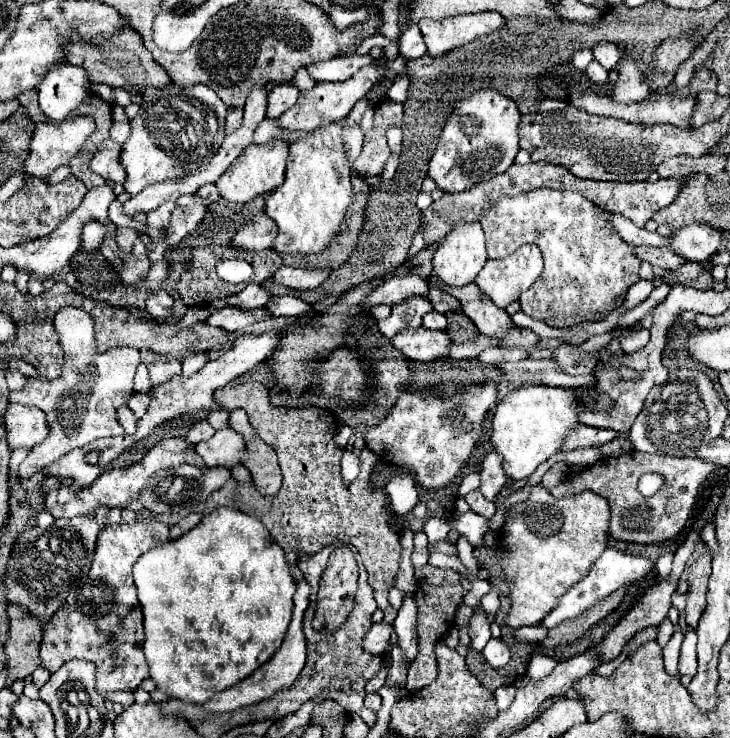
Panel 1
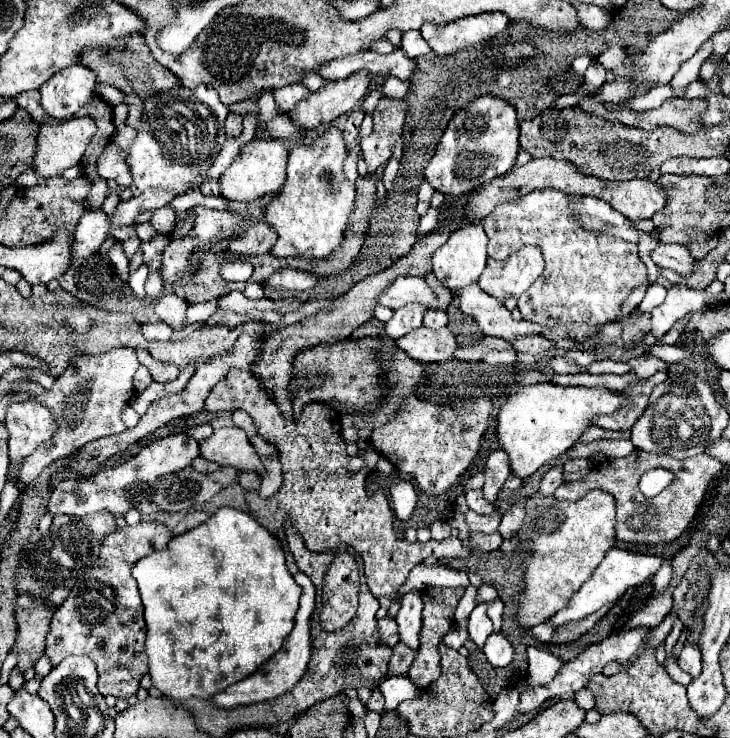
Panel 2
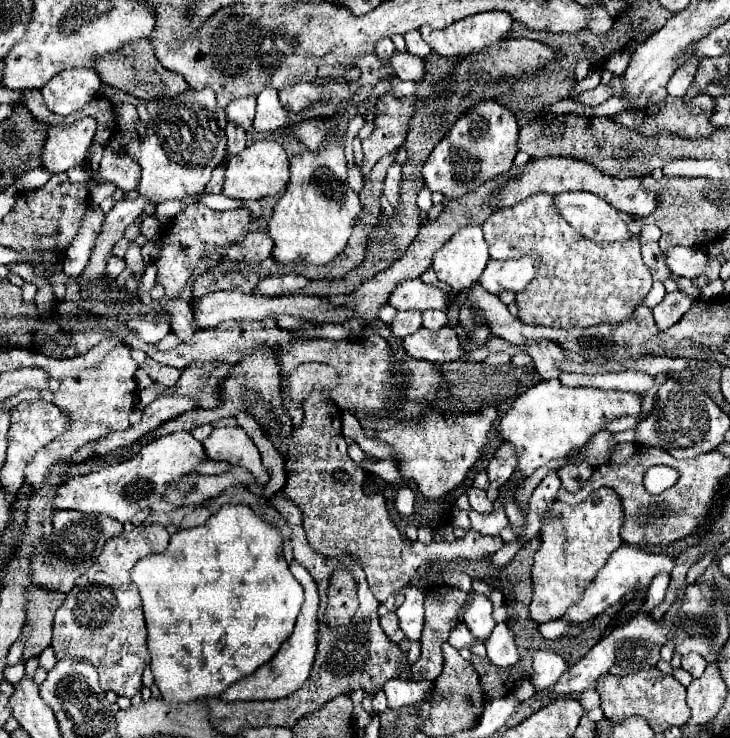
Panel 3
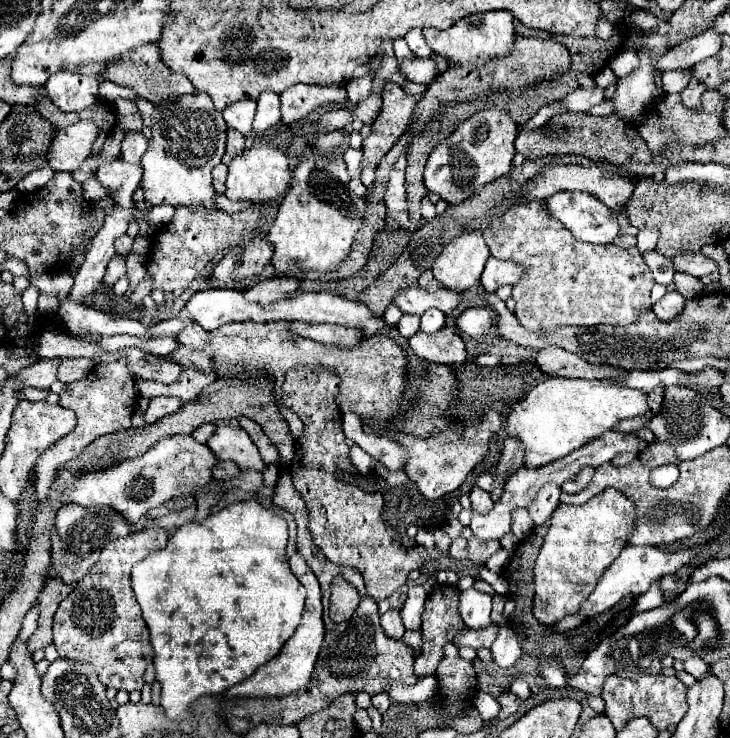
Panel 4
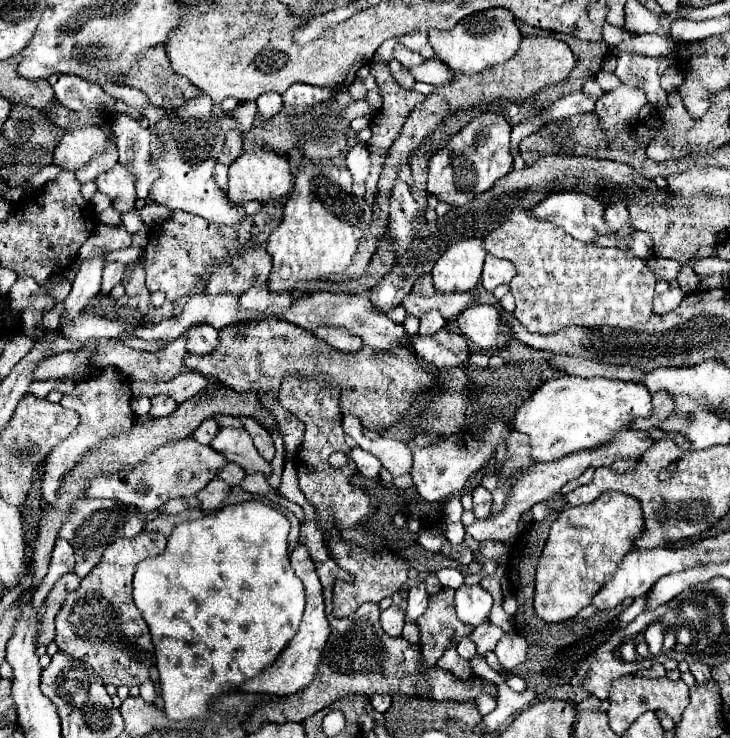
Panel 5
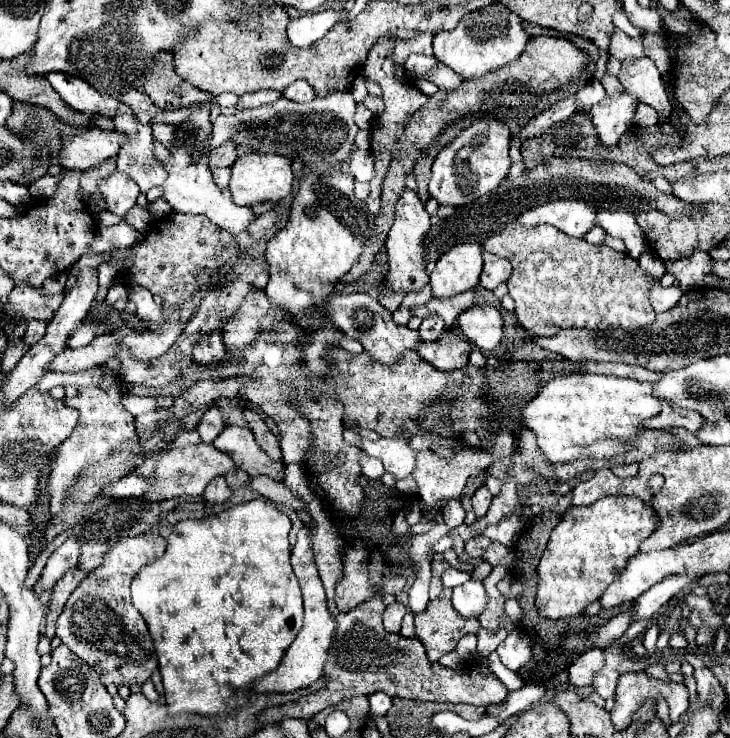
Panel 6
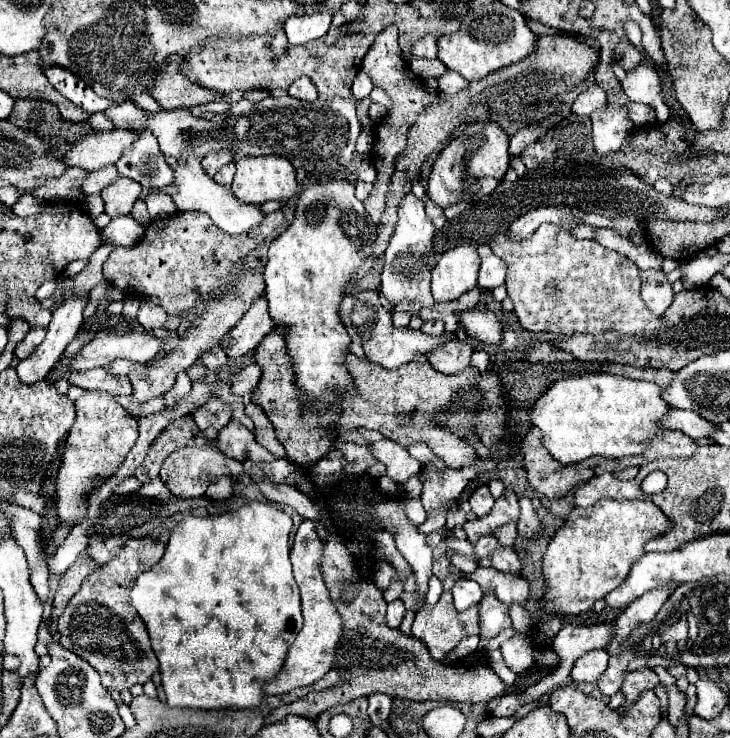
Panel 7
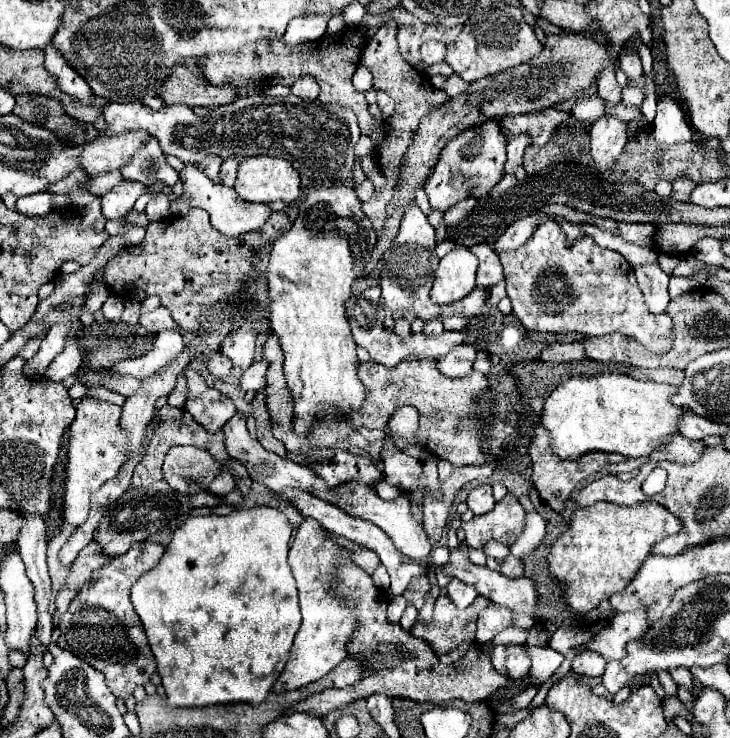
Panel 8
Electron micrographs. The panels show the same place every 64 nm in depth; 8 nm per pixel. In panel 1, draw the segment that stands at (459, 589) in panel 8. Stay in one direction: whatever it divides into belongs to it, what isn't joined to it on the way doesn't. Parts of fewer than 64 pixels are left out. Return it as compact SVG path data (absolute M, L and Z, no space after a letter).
M478 614L470 622L470 648L474 650L484 650L484 646L490 640L490 624L486 620L486 614Z

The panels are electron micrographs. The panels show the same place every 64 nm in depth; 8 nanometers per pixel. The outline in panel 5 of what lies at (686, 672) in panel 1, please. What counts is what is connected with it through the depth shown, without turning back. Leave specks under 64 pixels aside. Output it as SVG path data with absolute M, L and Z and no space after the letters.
M690 662L690 672L694 674L696 682L698 684L704 684L706 680L710 680L710 668L706 664L700 664L700 662Z

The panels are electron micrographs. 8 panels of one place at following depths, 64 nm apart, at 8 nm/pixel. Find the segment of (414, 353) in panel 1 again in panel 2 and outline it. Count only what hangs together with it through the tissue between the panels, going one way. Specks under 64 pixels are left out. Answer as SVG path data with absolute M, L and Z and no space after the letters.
M416 328L406 336L396 340L396 346L404 350L412 360L418 362L444 362L454 356L456 338L450 328L430 330L430 328Z

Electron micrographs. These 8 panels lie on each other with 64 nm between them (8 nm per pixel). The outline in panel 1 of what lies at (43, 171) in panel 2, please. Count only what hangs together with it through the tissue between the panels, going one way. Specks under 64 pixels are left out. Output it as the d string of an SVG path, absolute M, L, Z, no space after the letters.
M74 116L66 118L64 122L38 122L32 134L30 142L30 152L28 158L24 160L24 172L36 178L44 178L58 166L66 166L72 156L76 156L84 144L84 140L94 132L94 120L90 116Z

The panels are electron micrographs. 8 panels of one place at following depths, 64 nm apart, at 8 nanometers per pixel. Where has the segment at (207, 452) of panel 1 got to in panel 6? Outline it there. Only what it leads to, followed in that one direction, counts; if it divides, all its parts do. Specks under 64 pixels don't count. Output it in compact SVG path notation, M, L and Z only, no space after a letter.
M228 426L220 432L220 436L212 444L220 452L226 452L236 462L236 466L244 470L248 476L264 474L272 480L282 480L284 476L284 464L264 456L264 452L256 446L254 436L248 428Z

